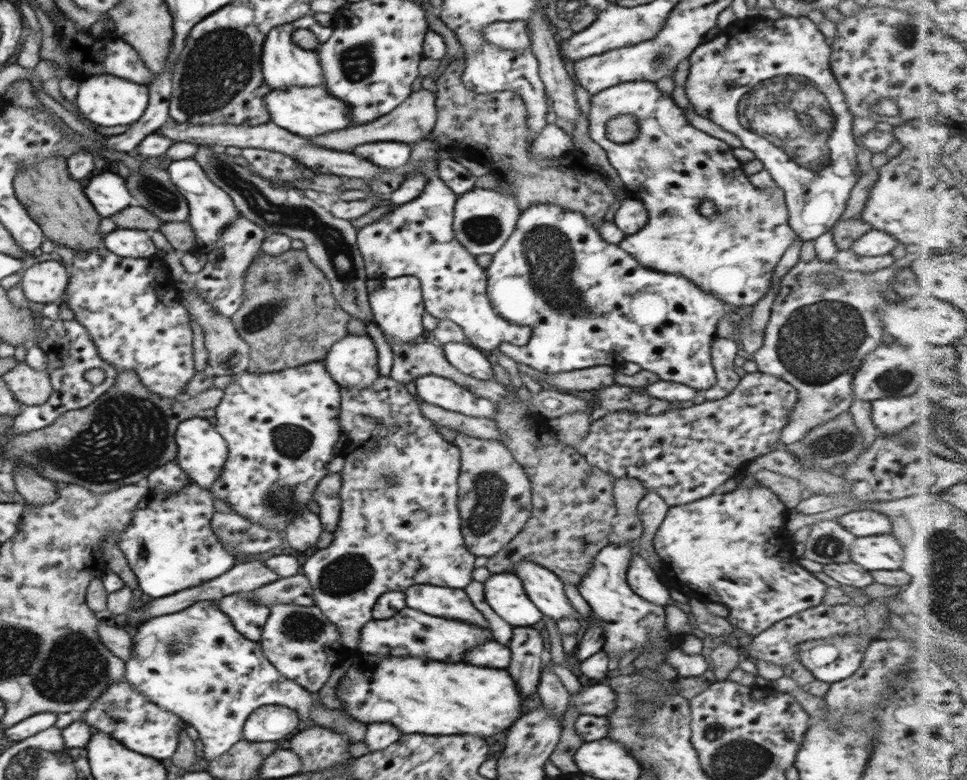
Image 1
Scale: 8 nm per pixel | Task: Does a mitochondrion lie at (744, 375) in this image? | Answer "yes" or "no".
no

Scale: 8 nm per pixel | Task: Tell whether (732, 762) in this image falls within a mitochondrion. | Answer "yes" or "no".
yes

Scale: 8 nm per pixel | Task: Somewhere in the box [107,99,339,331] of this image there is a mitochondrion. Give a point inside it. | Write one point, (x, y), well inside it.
(166, 200)

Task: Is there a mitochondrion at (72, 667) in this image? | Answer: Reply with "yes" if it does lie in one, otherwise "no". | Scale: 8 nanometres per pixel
yes

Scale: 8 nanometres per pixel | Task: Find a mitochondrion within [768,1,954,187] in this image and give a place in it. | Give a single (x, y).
(904, 33)

